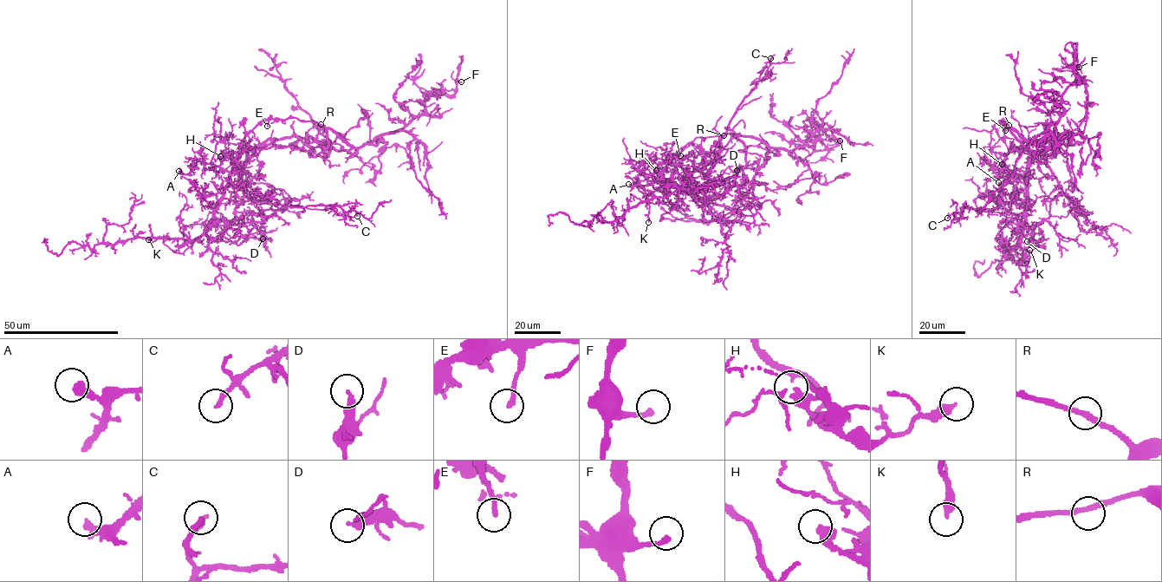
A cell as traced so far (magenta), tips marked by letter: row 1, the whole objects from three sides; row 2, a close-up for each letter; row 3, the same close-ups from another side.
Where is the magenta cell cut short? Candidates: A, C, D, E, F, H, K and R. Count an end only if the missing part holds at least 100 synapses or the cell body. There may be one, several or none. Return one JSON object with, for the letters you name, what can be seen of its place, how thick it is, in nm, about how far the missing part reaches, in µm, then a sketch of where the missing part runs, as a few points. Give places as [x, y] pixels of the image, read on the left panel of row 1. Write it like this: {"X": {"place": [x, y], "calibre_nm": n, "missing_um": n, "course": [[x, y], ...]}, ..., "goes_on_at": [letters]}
{"goes_on_at": []}

